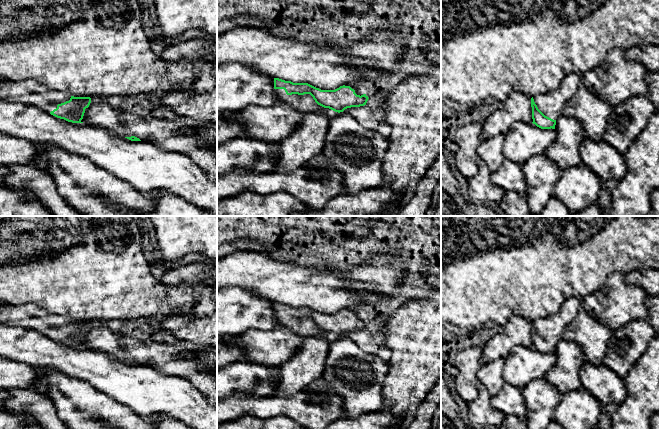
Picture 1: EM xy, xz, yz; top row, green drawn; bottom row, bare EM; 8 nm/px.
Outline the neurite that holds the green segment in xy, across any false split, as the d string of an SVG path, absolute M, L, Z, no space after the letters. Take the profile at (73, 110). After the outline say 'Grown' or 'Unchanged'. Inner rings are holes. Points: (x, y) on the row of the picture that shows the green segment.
M0 79L0 100L29 104L72 123L83 123L85 109L91 103L90 97L74 97L34 80L14 82L5 79Z. Grown

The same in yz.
M570 73L556 89L532 97L532 123L541 129L555 129L556 120L562 115L564 104L576 94L580 84L581 75Z. Grown

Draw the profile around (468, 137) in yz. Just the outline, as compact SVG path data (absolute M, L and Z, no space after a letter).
M471 121L459 127L455 132L455 139L458 144L455 153L456 167L466 179L470 179L477 174L476 150L483 141L482 122Z

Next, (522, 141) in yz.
M515 121L504 135L505 159L523 165L532 156L546 154L555 140L555 129L541 129L533 123Z

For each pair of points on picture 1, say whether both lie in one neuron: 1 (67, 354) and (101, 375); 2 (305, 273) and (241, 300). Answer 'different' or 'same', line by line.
1: same
2: different

